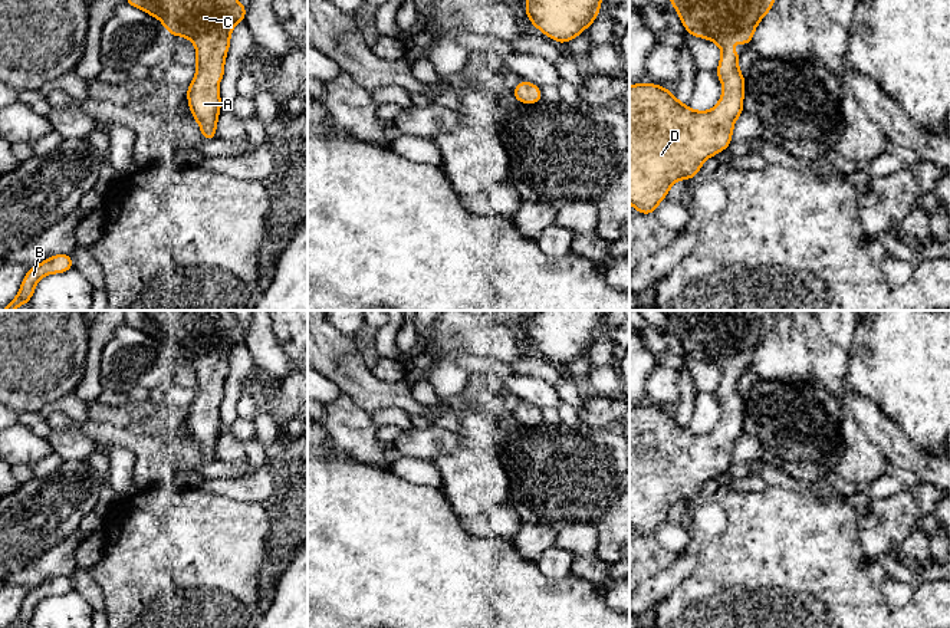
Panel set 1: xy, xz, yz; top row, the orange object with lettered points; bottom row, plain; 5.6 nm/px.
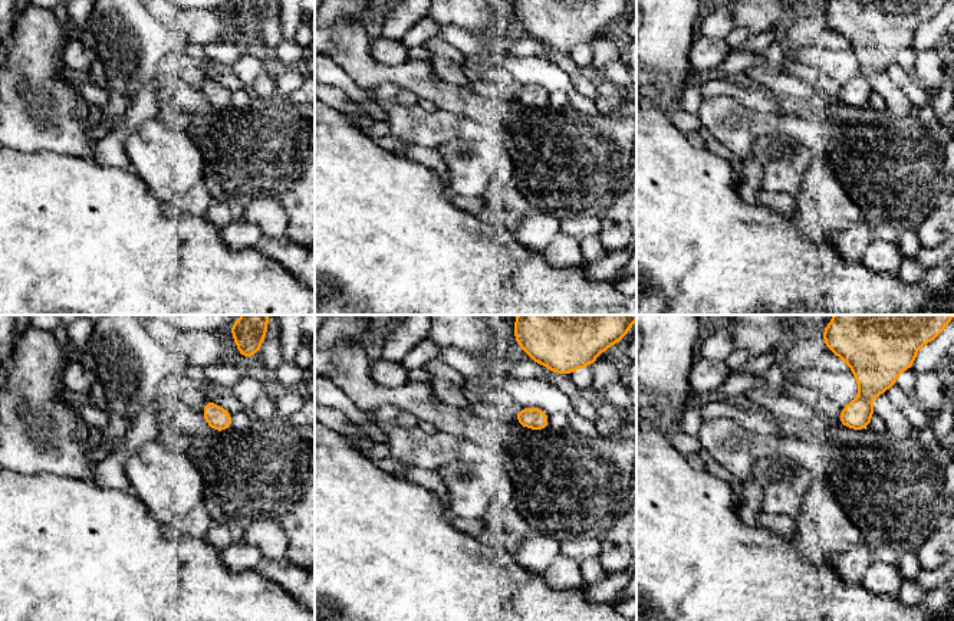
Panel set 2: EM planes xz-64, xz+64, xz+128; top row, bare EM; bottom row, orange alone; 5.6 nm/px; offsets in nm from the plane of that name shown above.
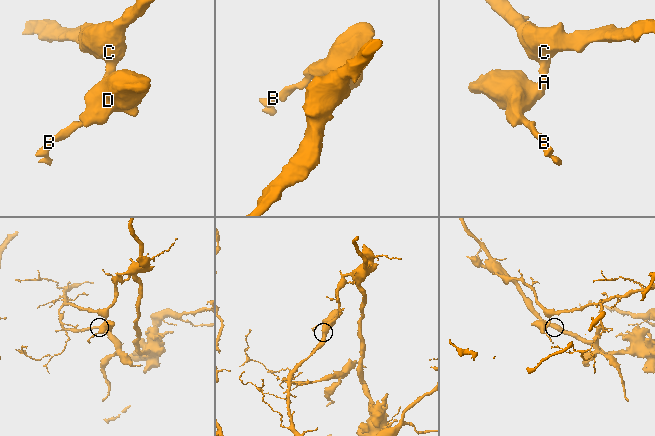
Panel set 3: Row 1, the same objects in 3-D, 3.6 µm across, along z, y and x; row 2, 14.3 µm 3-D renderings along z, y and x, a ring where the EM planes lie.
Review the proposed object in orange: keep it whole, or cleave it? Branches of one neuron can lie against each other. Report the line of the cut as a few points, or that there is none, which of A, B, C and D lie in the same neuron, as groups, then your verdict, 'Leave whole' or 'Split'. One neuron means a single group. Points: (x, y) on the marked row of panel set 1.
No split. Groups: A B C D. Leave whole

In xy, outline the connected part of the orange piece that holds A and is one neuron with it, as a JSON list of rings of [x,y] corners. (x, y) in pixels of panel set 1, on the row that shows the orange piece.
[[[126,0],[131,6],[160,19],[172,36],[188,37],[195,47],[194,60],[197,75],[185,91],[188,108],[198,122],[203,141],[216,138],[216,125],[220,114],[221,99],[218,82],[224,75],[224,59],[230,47],[230,32],[247,13],[247,7],[237,0]]]

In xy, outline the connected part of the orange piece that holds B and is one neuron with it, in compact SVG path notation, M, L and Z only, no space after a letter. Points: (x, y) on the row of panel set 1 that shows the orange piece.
M56 254L46 259L43 263L29 269L24 276L17 296L1 310L14 310L16 308L29 303L34 292L36 283L46 274L63 273L73 269L70 254Z

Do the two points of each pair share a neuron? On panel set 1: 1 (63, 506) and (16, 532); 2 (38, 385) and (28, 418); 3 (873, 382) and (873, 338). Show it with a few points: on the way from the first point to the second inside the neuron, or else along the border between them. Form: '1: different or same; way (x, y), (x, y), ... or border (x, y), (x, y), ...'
1: same; way (52, 508), (28, 522)
2: different; border (38, 411), (22, 411), (17, 414)
3: same; way (874, 371), (874, 349)

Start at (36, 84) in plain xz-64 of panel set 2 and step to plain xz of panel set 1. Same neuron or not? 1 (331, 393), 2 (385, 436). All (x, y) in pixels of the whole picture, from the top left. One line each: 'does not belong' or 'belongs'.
1: does not belong
2: does not belong

